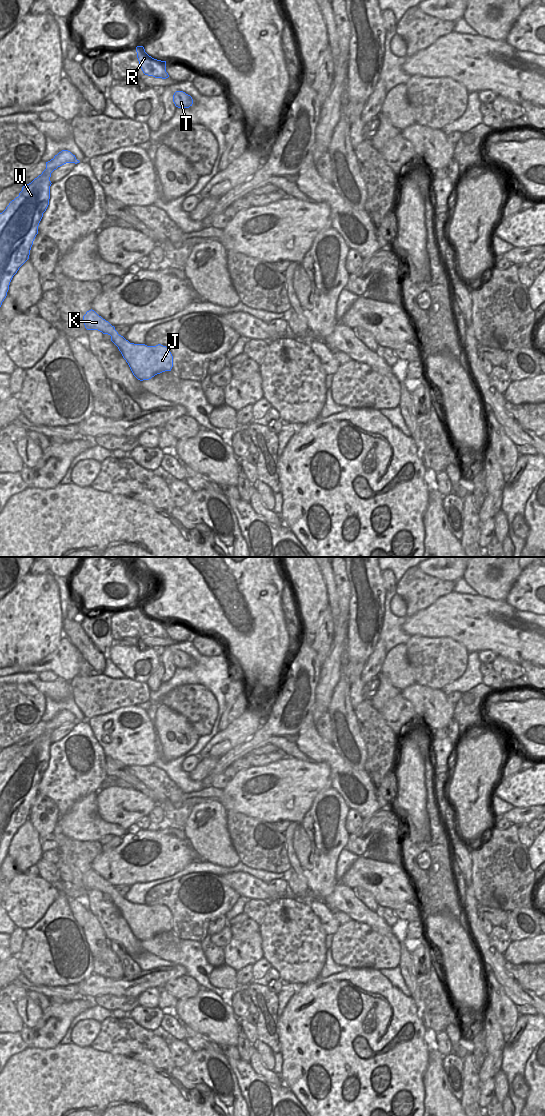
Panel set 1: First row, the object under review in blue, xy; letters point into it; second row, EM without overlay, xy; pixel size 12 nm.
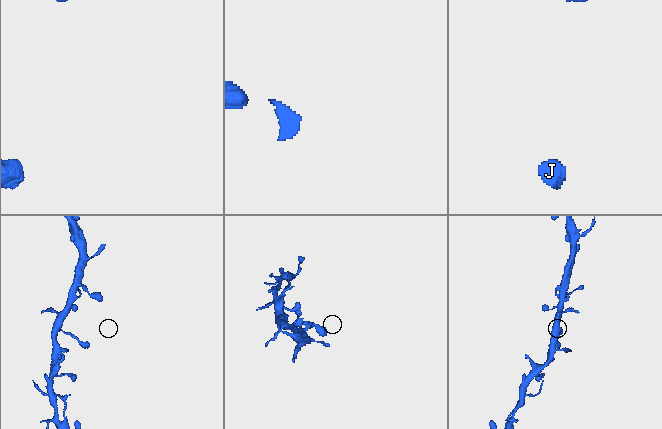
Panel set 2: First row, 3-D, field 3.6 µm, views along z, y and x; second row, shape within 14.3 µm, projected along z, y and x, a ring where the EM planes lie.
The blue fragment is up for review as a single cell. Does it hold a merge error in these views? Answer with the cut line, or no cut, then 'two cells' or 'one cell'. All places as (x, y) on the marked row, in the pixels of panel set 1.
cut none; one cell

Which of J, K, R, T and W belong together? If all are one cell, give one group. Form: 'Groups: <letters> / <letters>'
Groups: J K R T W

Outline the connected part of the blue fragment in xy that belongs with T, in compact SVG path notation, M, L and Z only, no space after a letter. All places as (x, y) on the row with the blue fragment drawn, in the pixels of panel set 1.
M176 91L173 95L173 102L178 108L189 108L193 104L193 99L183 91Z

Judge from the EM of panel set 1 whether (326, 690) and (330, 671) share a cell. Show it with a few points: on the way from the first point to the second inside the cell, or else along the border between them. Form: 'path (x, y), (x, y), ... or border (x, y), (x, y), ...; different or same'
path (326, 685), (329, 676); same

